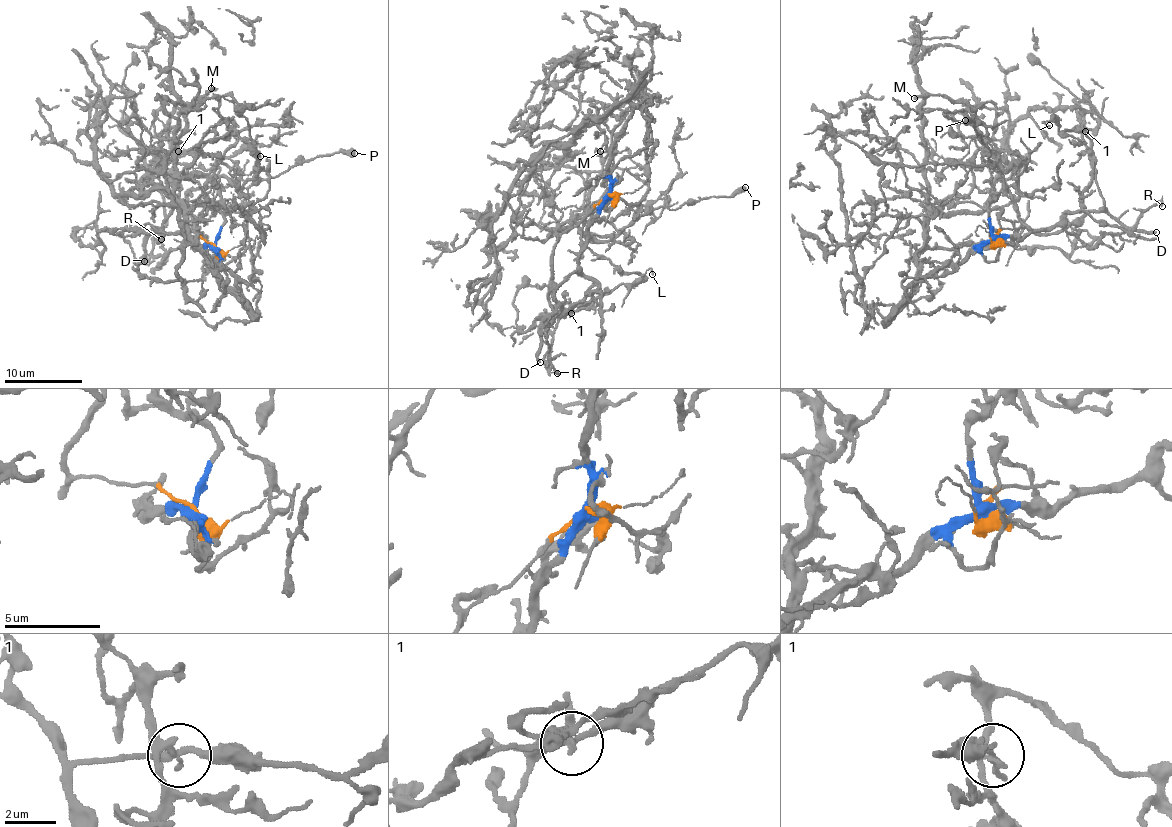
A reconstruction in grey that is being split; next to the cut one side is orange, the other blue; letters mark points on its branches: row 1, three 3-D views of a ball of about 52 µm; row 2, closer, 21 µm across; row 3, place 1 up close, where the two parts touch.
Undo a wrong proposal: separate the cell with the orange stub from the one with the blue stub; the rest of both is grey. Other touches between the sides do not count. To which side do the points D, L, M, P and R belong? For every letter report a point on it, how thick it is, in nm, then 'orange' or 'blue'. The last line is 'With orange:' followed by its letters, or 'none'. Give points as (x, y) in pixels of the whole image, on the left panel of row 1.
D: at (144, 261); 240 nm thick; orange
L: at (260, 156); 110 nm thick; orange
M: at (211, 88); 240 nm thick; blue
P: at (354, 153); 600 nm thick; orange
R: at (161, 239); 380 nm thick; blue
With orange: D, L, P

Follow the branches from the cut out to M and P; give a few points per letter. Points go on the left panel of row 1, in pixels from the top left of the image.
M: (215, 246), (237, 275), (232, 286), (185, 208), (142, 190), (170, 113), (210, 89)
P: (215, 246), (197, 236), (165, 231), (164, 222), (181, 178), (222, 176), (247, 188), (310, 158), (355, 153)

